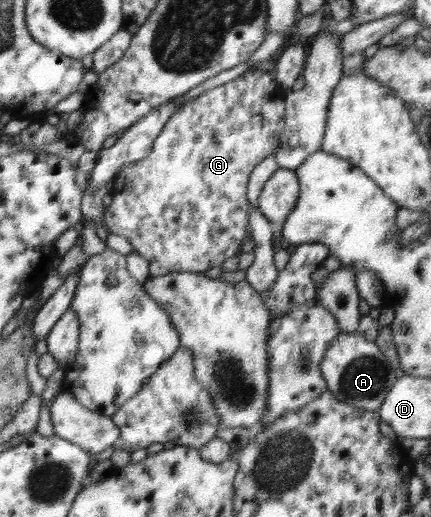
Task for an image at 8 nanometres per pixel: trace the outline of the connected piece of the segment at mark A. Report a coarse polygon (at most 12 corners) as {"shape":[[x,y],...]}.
{"shape":[[340,333],[320,370],[335,399],[377,411],[399,379],[375,342]]}

